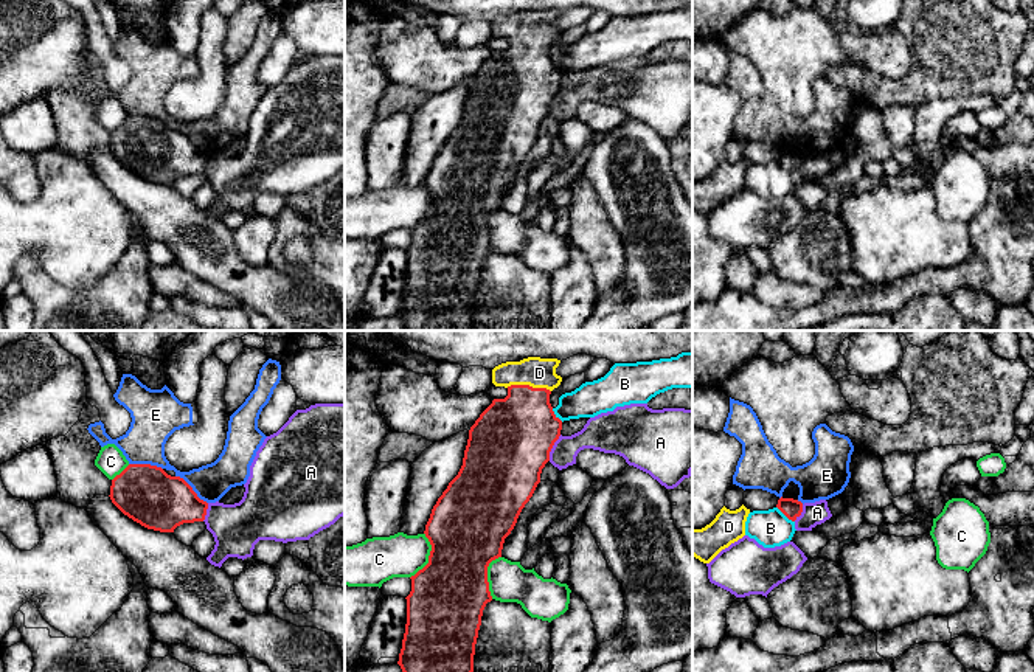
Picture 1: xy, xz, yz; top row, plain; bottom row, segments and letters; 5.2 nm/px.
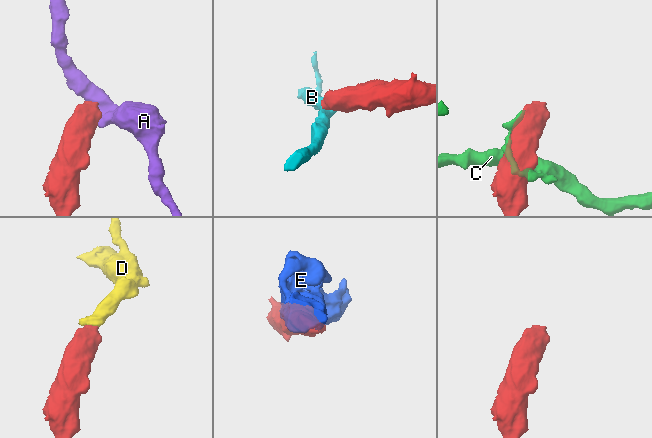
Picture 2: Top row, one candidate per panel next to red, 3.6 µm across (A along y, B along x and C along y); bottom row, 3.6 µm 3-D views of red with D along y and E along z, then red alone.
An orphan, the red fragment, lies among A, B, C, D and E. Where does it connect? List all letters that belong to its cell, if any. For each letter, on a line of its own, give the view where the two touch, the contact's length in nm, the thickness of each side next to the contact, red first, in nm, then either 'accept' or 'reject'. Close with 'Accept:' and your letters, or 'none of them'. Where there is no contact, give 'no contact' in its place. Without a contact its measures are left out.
A: xz | 150 nm | 420/160 nm | reject
B: yz | 130 nm | 100/190 nm | reject
C: xz | 260 nm | 400/220 nm | reject
D: xz | 240 nm | 380/160 nm | accept
E: xy | 220 nm | 300/190 nm | reject
Accept: D

